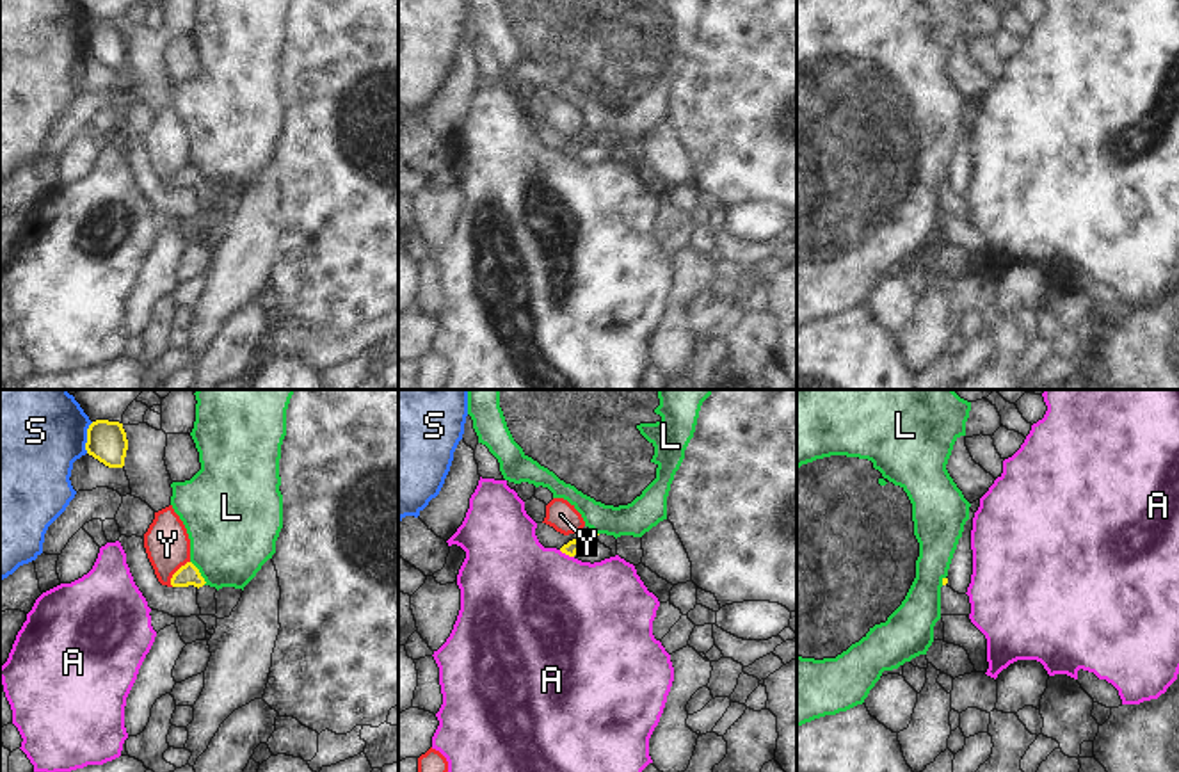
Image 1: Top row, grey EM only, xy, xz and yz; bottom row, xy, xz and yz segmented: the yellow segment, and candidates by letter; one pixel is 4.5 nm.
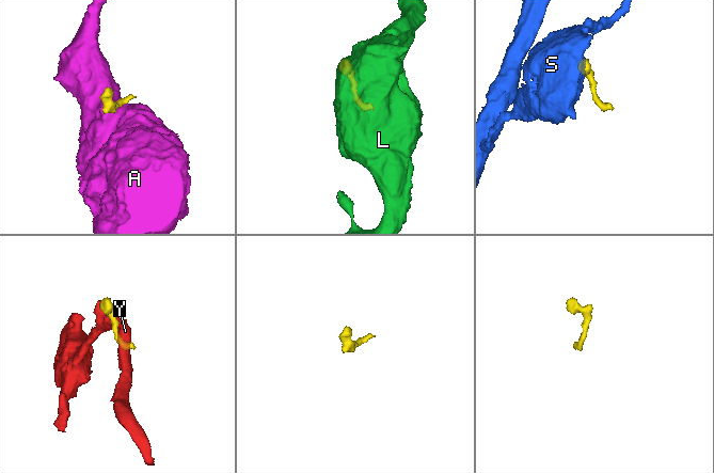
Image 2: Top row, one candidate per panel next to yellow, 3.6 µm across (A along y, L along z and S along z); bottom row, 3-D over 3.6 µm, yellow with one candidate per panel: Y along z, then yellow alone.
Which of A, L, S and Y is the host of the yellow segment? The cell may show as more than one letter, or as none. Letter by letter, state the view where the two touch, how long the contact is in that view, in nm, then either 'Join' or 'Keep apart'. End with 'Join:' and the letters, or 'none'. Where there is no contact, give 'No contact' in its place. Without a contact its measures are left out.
A: Touches yellow in xz. Shared border 80 nm. Keep apart
L: Touches yellow in xy. Shared border 130 nm. Keep apart
S: Touches yellow in xy. Shared border 150 nm. Keep apart
Y: Touches yellow in xy. Shared border 150 nm. Keep apart
Join: none

